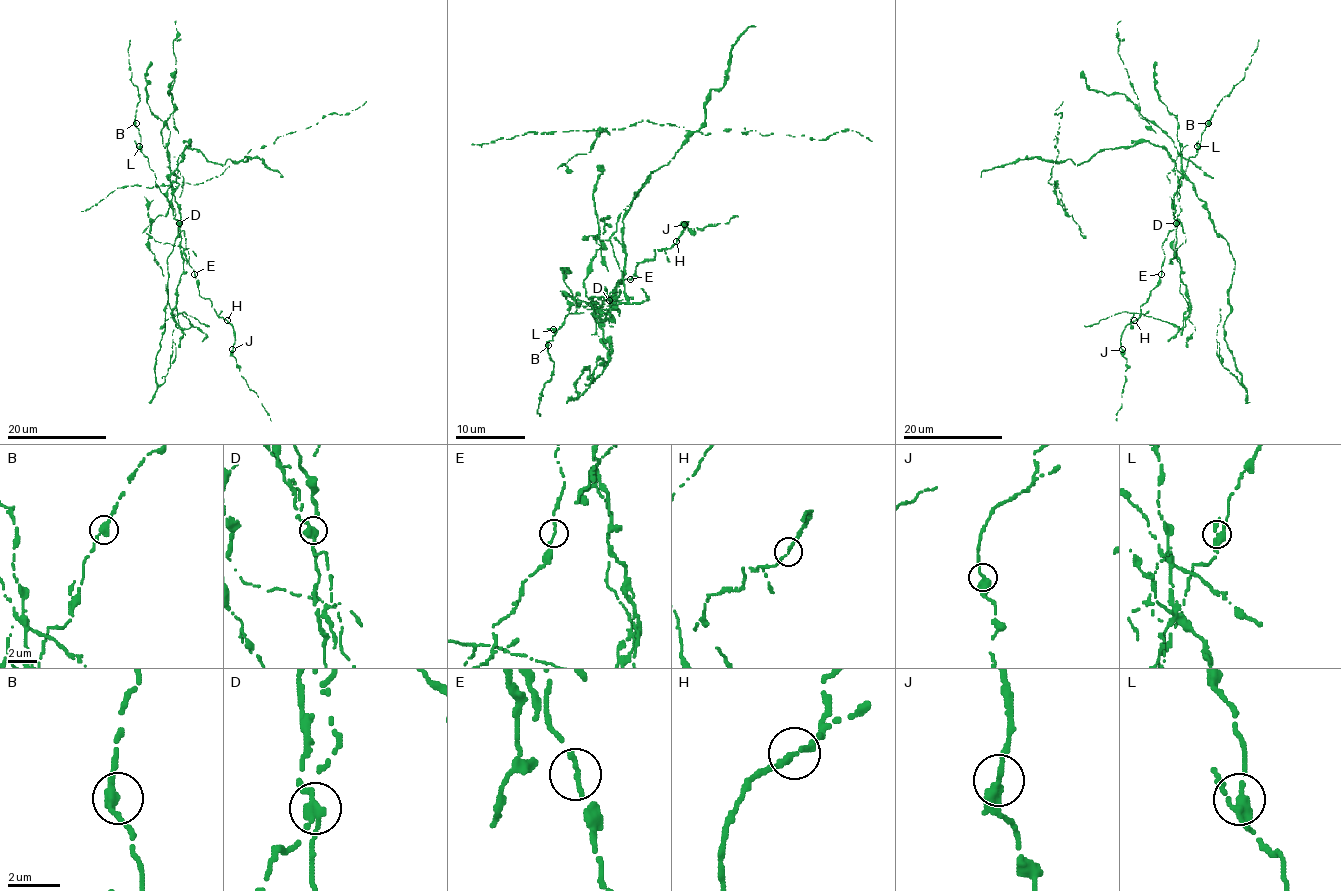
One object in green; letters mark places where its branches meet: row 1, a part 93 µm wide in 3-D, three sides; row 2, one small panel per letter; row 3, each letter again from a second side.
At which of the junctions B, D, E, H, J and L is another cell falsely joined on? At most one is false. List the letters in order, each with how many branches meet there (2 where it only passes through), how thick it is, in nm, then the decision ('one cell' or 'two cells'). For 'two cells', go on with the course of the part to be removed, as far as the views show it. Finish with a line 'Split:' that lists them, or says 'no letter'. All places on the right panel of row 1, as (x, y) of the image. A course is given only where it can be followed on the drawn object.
B: 2 | 360 nm | one cell
D: 2 | 380 nm | two cells | (1176, 223), (1182, 175), (1148, 141), (1077, 165), (1052, 162), (1049, 183), (1065, 211)
E: 2 | 180 nm | one cell
H: 2 | 240 nm | one cell
J: 2 | 360 nm | one cell
L: 2 | 380 nm | one cell
Split: D

